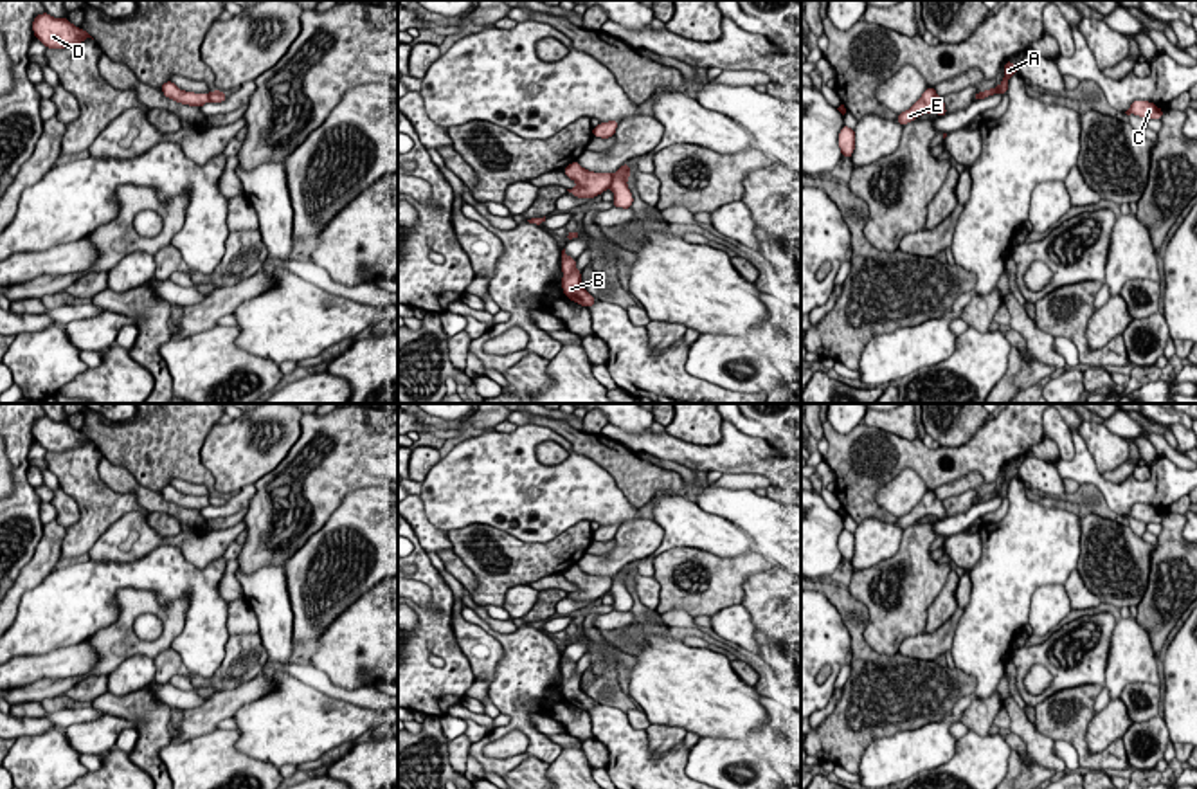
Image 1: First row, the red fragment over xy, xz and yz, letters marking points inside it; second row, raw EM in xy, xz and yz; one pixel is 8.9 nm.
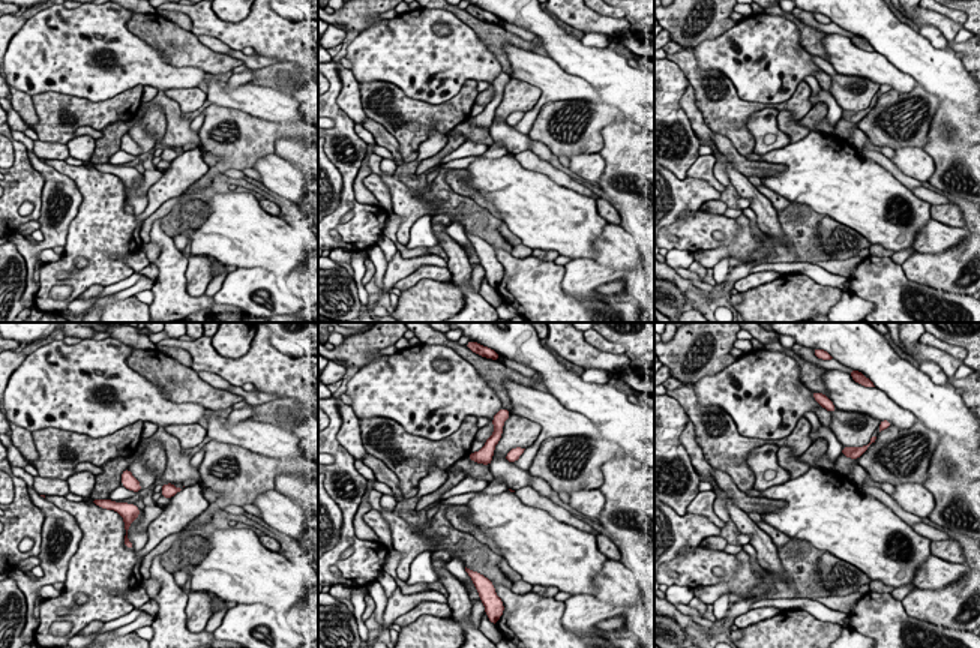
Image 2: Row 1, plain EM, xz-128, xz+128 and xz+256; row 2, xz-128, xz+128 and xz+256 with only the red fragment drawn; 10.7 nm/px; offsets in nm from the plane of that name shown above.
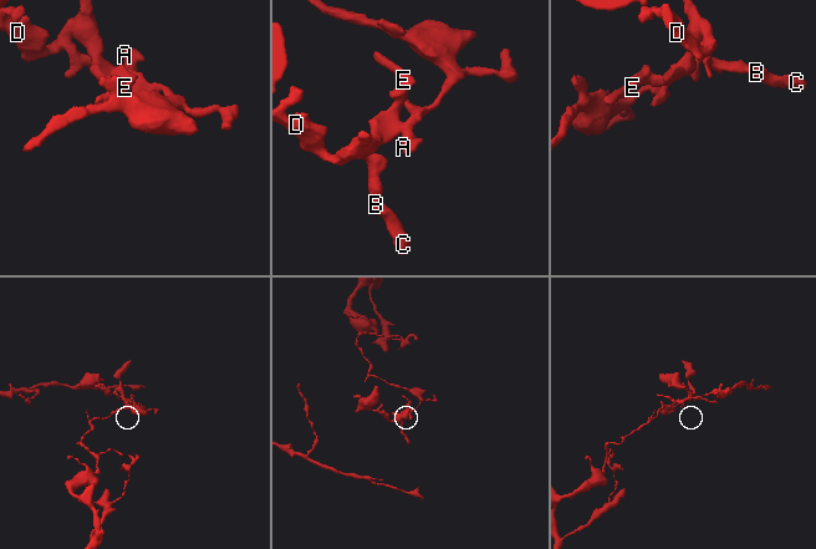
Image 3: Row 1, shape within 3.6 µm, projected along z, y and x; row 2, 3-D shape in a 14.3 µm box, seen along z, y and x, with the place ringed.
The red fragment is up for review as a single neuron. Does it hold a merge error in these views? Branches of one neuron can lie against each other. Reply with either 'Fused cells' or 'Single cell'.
Fused cells

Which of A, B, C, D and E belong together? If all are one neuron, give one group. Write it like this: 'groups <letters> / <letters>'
groups A / B C D E

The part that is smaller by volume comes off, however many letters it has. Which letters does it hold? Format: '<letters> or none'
B, C, D, E

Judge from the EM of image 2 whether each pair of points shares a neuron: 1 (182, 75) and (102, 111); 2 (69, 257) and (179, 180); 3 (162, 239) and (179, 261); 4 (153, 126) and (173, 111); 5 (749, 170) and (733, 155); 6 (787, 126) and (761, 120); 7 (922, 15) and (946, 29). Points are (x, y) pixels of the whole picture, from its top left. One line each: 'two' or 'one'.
1: two
2: one
3: one
4: two
5: one
6: two
7: one

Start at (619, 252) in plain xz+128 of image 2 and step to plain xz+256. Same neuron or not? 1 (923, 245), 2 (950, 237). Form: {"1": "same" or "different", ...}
{"1": "same", "2": "same"}

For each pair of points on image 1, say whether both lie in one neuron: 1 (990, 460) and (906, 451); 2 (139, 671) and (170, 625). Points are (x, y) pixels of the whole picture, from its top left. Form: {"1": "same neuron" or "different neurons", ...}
{"1": "same neuron", "2": "different neurons"}

